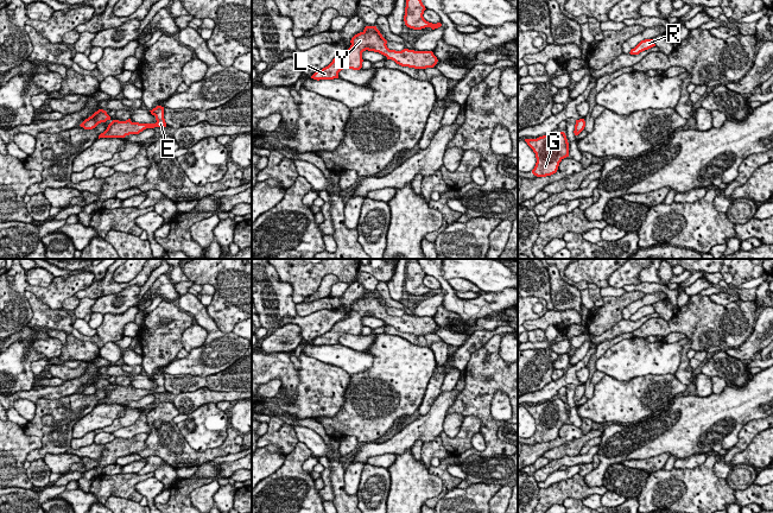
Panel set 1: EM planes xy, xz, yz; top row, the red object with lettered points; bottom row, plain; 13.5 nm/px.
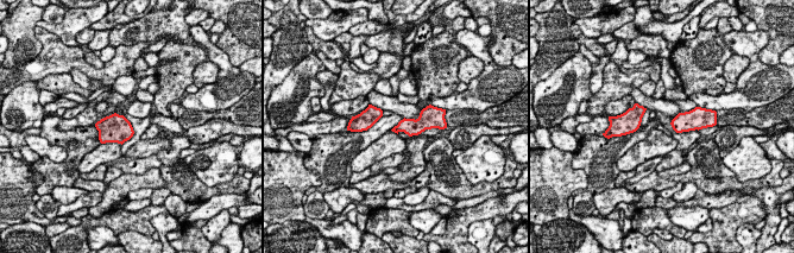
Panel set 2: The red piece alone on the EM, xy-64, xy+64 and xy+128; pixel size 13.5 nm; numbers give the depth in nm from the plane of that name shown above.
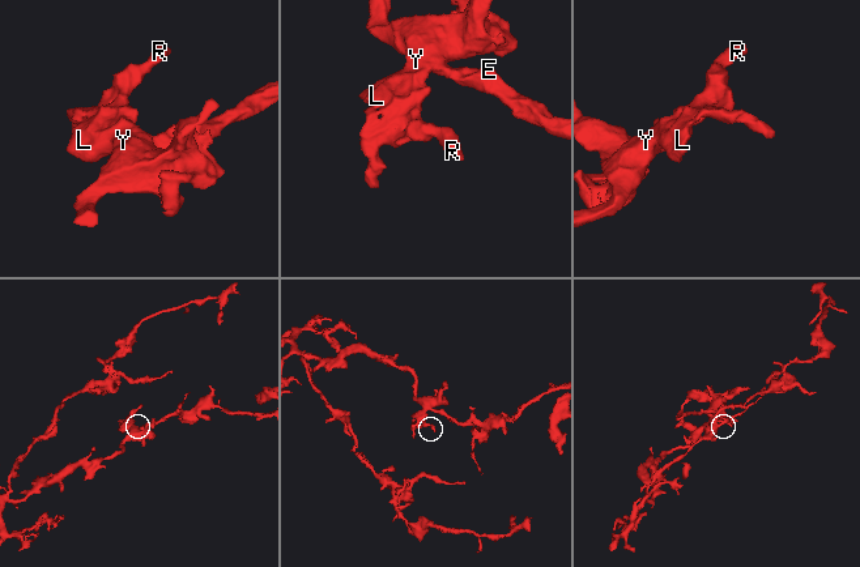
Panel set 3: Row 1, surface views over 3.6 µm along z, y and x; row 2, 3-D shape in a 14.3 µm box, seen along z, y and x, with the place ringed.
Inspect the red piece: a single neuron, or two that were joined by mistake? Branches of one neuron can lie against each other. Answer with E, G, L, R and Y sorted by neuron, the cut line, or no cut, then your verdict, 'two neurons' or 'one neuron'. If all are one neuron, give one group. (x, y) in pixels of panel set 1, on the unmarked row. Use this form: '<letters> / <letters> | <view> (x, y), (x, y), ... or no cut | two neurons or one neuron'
E G L R Y | no cut | one neuron

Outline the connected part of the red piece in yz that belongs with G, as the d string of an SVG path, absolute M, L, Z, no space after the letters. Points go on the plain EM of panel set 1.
M564 398L525 405L525 407L536 419L537 429L532 439L537 443L556 439L559 429L569 423L569 408Z

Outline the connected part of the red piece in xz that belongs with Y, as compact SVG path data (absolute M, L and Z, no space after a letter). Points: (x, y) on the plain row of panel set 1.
M366 292L362 298L351 304L350 309L350 314L344 319L335 323L328 332L316 337L311 344L334 346L338 344L338 338L343 335L360 336L363 328L362 318L366 316L379 318L401 332L414 335L433 334L438 328L432 317L389 316L386 311L387 306L376 292Z

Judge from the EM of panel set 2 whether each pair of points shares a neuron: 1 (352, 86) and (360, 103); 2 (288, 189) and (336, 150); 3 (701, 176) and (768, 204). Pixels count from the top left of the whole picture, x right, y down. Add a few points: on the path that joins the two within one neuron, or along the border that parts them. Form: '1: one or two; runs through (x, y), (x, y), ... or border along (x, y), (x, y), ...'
1: two; border along (366, 95), (344, 99), (332, 105)
2: two; border along (304, 155), (320, 176), (306, 193)
3: two; border along (760, 187), (726, 189), (716, 194), (705, 193)

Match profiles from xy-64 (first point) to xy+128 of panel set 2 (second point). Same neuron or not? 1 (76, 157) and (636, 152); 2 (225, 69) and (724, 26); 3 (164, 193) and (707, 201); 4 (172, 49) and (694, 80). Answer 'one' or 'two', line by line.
1: two
2: two
3: one
4: one

